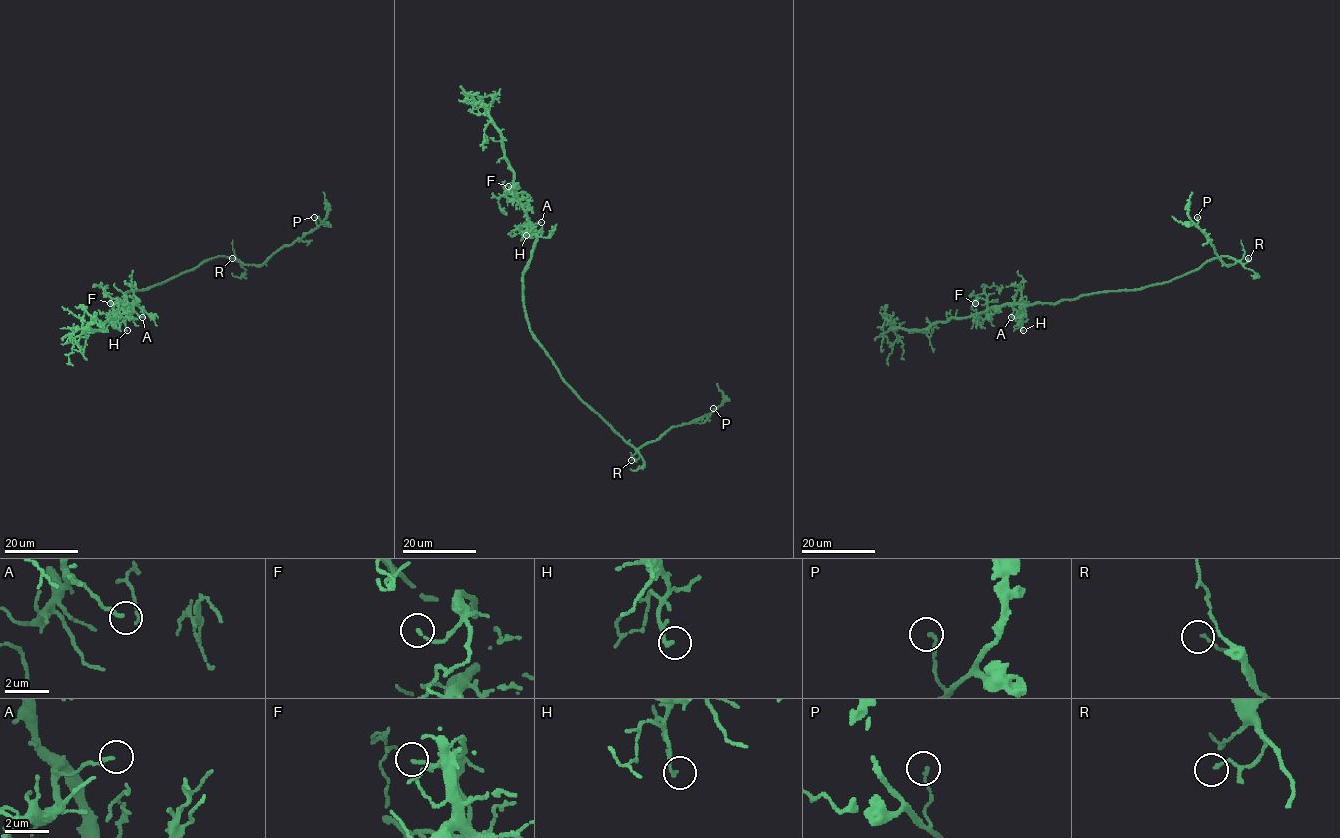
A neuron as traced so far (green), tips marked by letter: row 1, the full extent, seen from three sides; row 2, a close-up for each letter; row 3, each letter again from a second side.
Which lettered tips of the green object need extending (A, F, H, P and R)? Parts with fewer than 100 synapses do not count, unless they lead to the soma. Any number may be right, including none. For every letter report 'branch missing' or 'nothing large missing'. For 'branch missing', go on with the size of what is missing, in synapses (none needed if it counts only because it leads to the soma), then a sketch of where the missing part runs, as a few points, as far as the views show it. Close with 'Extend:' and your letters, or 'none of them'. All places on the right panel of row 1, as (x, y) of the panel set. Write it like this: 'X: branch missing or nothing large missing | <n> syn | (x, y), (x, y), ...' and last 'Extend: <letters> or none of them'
A: nothing large missing
F: nothing large missing
H: nothing large missing
P: nothing large missing
R: nothing large missing
Extend: none of them

